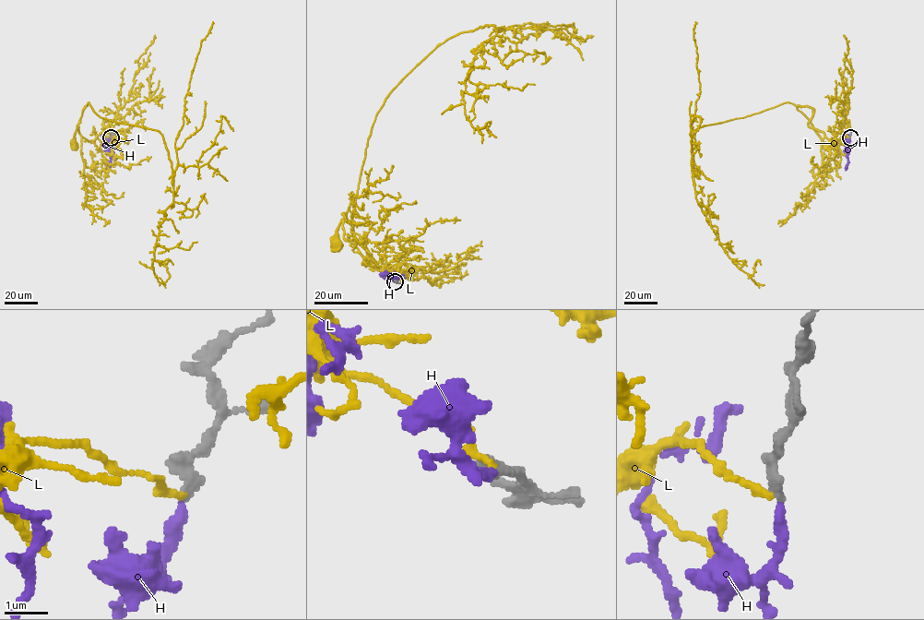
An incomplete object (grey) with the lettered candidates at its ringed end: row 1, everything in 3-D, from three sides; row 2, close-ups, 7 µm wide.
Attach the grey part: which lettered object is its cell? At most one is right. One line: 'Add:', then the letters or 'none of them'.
Add: H

